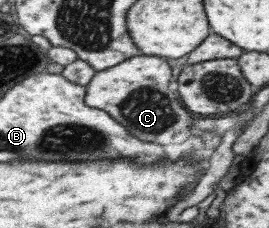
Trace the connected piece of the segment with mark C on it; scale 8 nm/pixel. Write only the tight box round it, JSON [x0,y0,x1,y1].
[84,55,192,144]

